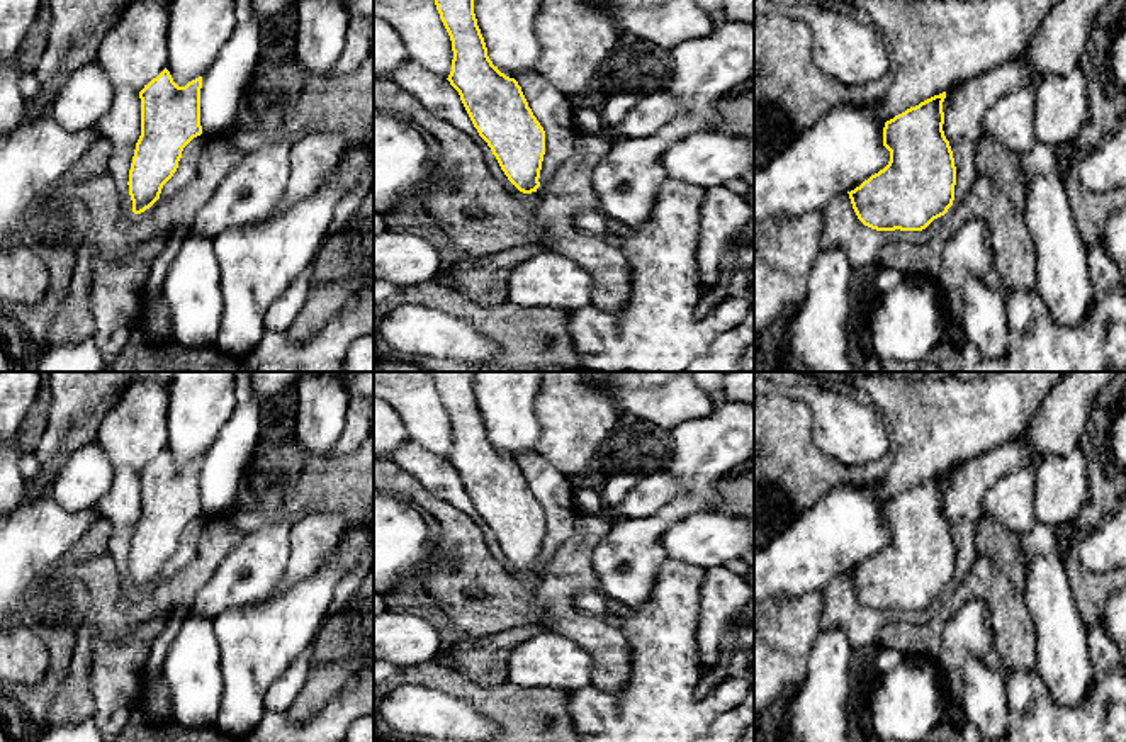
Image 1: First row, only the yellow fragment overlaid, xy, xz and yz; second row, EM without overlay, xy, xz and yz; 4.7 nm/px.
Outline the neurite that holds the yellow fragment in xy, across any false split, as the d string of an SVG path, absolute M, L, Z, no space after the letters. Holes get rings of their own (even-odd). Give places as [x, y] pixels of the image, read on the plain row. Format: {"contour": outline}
{"contour": "M165 448L139 472L141 516L127 562L134 594L160 579L163 565L178 548L183 528L202 514L200 469L202 457L178 467Z"}

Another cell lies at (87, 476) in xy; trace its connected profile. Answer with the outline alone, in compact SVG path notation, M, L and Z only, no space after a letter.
M97 441L73 452L58 470L49 497L66 511L93 509L110 491L115 469Z

